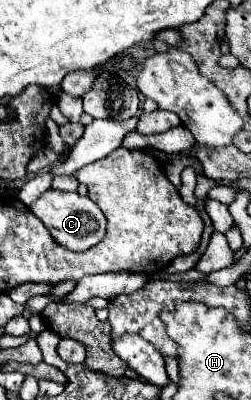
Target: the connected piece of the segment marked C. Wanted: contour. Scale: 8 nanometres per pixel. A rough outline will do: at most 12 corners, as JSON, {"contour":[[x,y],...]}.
{"contour":[[43,192],[31,212],[73,252],[105,236],[101,208],[79,192]]}

